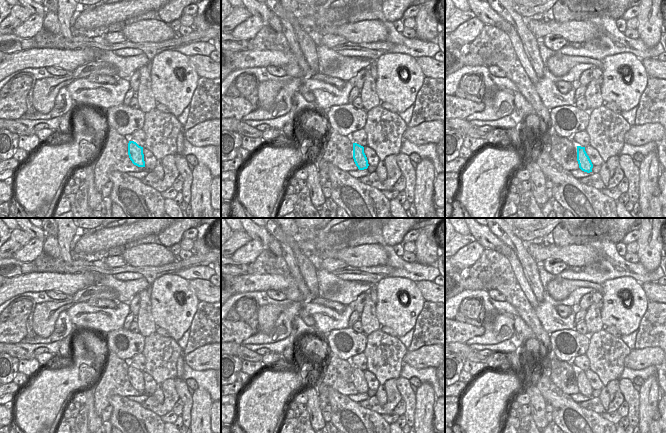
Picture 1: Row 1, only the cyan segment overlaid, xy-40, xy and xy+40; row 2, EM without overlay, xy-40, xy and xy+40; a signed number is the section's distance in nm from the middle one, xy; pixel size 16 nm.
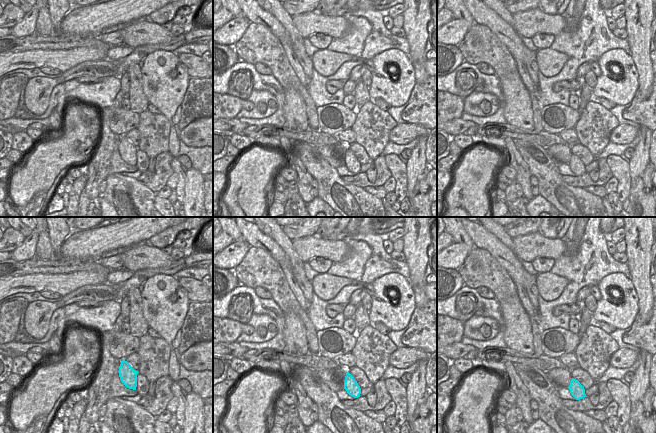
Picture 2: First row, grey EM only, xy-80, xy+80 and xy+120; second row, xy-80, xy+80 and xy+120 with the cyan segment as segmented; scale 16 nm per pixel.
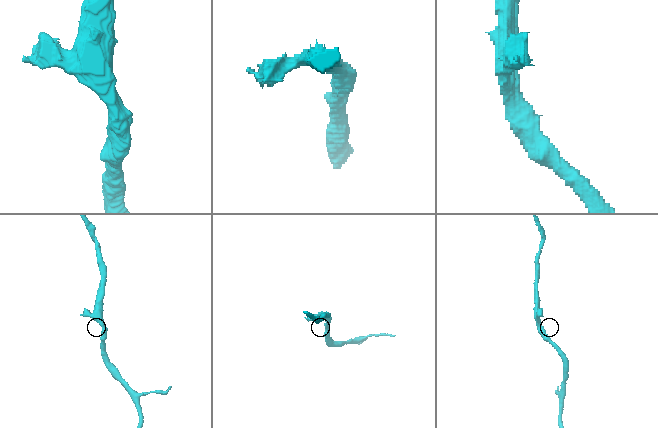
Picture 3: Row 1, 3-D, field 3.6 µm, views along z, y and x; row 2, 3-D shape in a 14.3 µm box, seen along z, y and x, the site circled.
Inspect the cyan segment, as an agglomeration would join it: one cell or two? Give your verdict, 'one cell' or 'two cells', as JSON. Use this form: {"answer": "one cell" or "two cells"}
{"answer": "one cell"}

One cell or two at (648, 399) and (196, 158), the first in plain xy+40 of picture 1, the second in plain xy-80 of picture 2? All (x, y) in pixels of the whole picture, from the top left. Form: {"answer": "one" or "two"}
{"answer": "two"}

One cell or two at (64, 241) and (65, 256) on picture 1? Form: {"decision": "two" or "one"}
{"decision": "one"}

